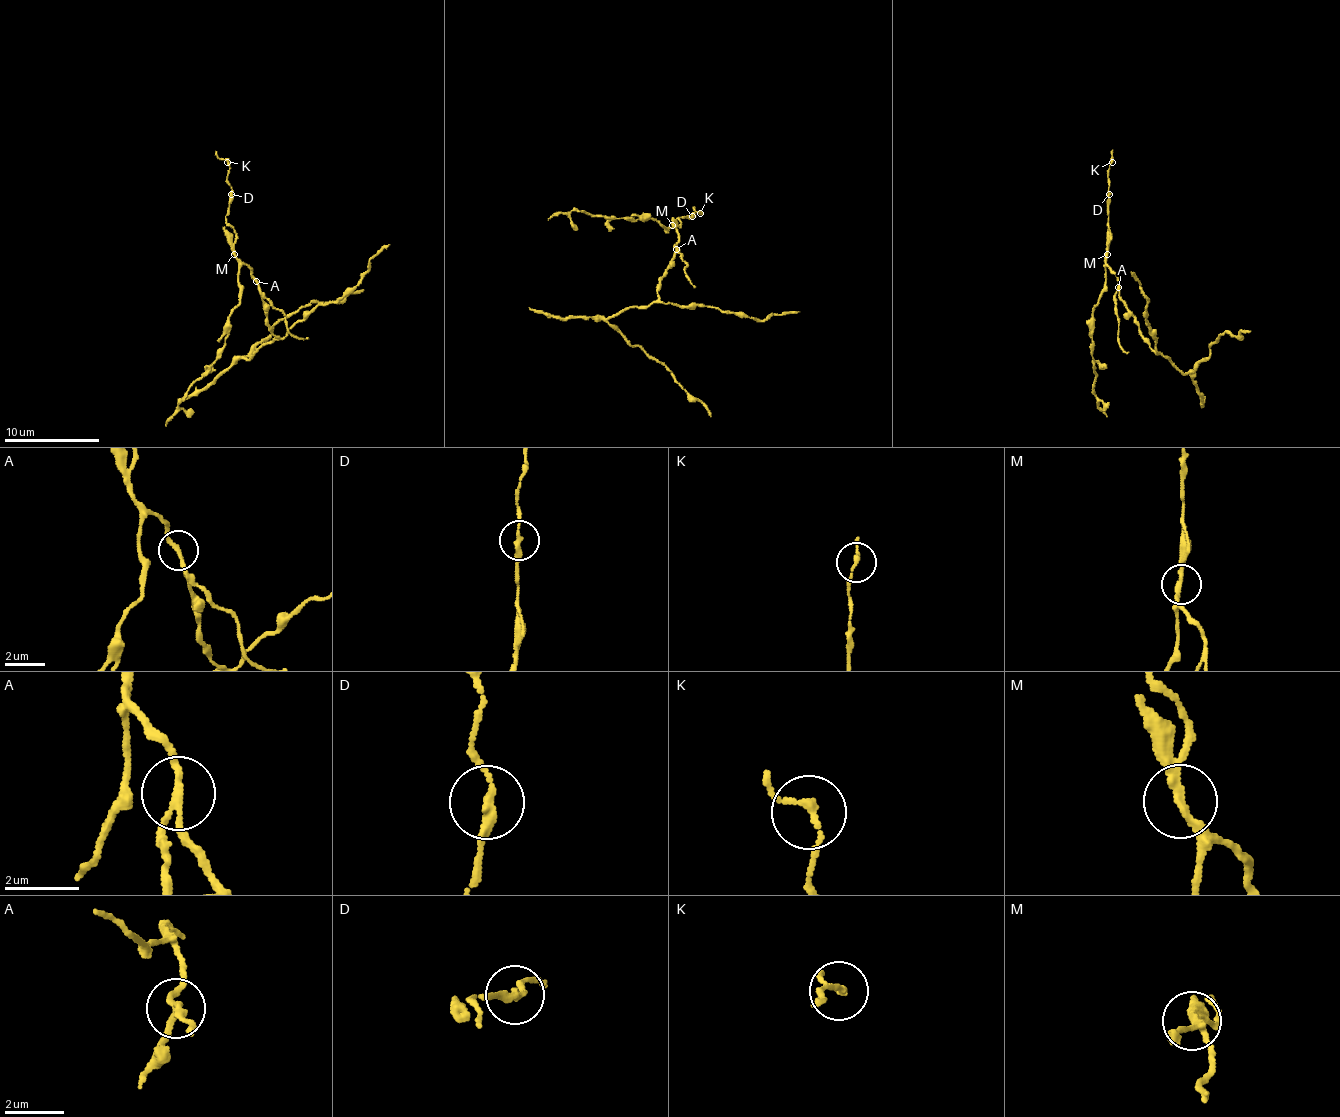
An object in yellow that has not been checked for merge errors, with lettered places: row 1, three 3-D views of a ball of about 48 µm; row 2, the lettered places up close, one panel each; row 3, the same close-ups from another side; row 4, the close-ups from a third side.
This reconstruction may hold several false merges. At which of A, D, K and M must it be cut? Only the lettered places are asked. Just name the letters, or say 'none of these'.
A, M

